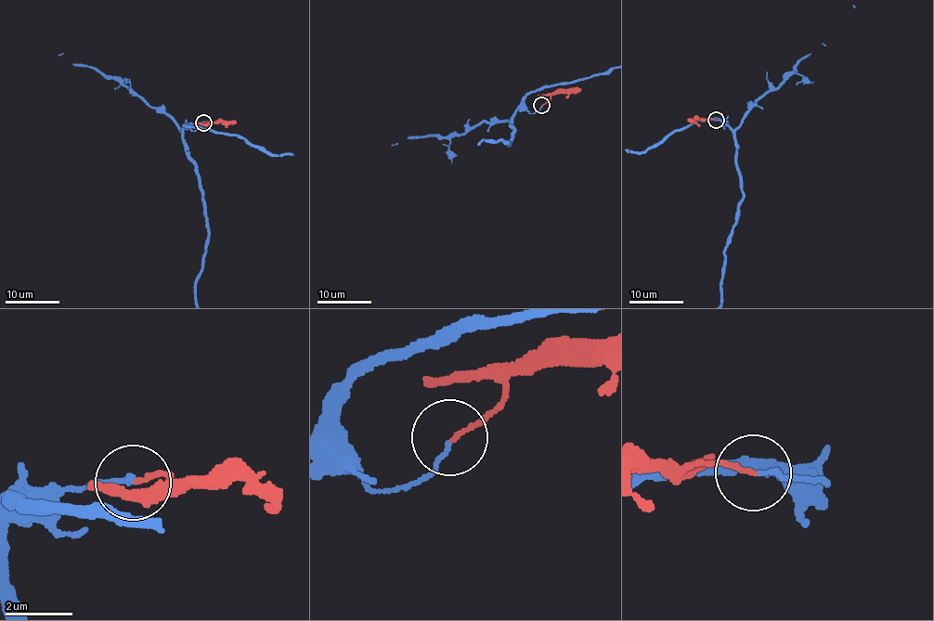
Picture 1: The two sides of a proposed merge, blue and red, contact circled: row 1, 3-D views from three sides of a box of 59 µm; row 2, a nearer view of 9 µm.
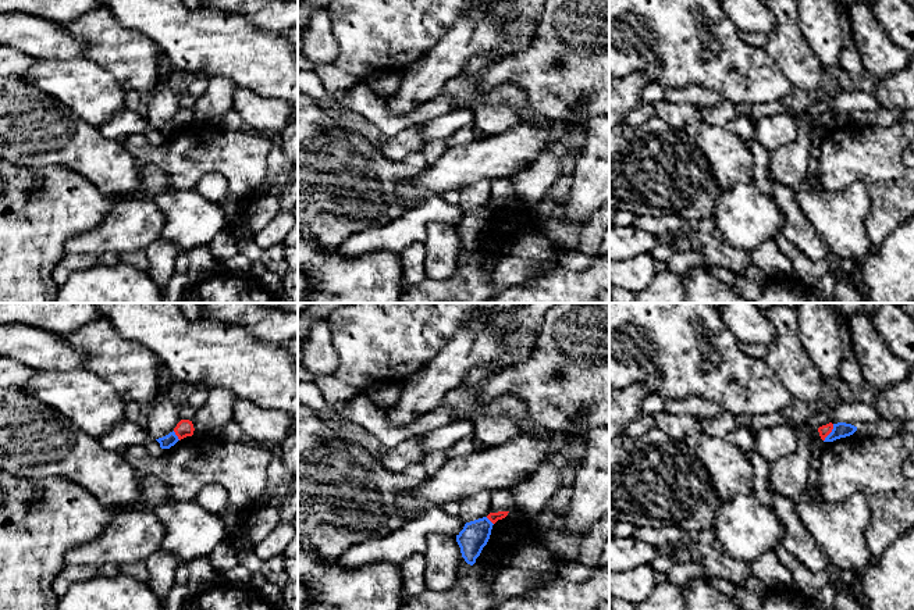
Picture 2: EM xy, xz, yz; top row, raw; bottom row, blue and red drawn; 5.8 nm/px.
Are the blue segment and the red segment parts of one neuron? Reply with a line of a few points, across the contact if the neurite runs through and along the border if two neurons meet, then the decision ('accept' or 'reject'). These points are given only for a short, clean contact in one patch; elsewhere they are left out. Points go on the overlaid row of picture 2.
line yz (834, 424), (834, 428), (824, 441); reject

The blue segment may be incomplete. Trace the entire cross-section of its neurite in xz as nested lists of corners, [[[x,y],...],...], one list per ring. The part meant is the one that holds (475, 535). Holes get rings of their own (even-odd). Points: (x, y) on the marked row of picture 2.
[[[483,517],[466,522],[463,529],[456,535],[462,557],[467,564],[473,566],[476,563],[476,559],[490,539],[492,525],[487,517]]]

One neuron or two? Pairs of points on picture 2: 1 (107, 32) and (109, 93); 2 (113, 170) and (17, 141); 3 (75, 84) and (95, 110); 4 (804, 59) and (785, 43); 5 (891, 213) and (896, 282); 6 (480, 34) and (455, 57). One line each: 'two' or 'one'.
1: two
2: one
3: one
4: one
5: two
6: one

